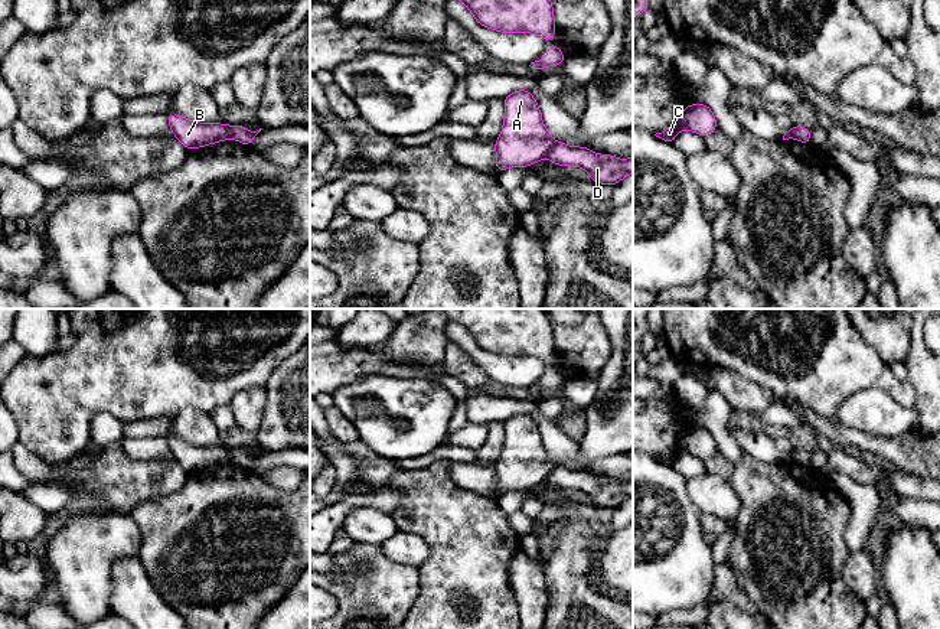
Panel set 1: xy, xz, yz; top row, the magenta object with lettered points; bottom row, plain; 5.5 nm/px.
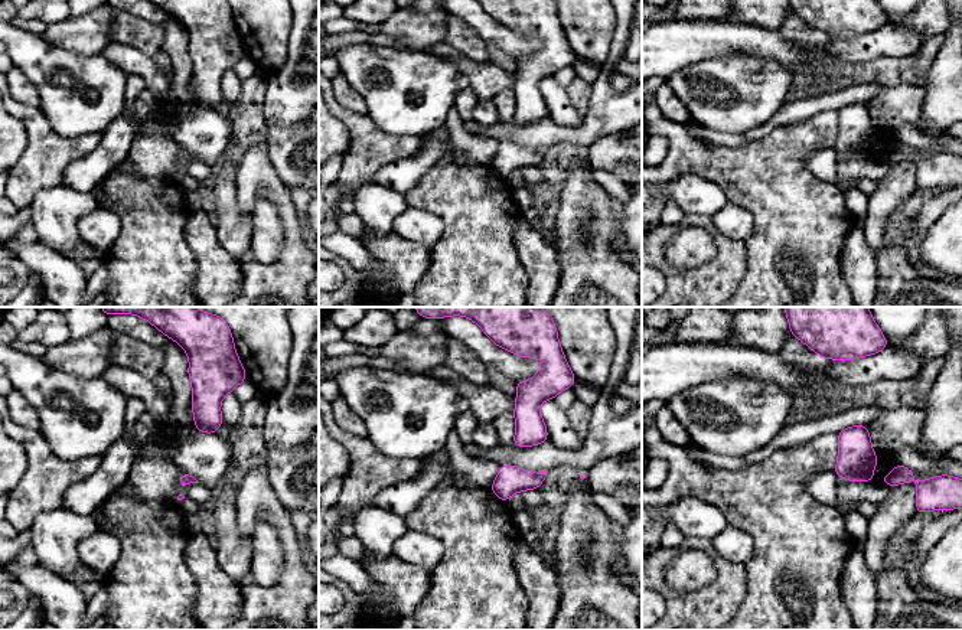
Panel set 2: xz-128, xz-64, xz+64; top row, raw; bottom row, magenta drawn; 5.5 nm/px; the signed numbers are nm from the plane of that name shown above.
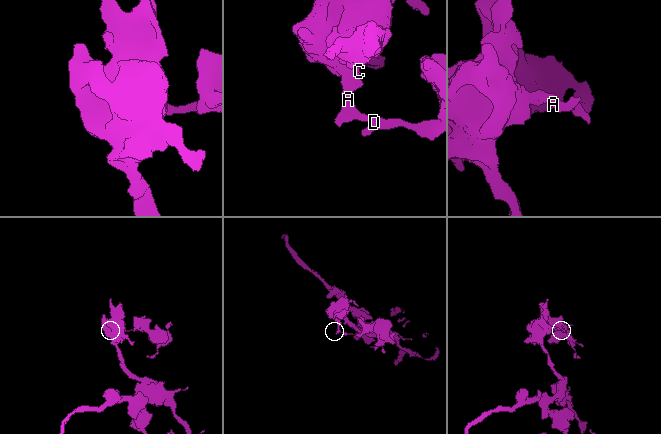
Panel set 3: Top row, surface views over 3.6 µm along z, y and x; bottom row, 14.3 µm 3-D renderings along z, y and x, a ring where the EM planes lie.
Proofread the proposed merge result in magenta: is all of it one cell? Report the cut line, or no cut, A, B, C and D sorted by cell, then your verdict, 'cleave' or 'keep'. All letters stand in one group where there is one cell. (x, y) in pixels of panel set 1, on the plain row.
cut xz (555, 466), (545, 478); groups A B C / D; cleave

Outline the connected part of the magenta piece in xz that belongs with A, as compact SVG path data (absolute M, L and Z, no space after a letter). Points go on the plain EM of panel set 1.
M518 413L503 423L506 436L495 465L496 493L526 491L541 485L555 463L544 449L541 433L528 413Z

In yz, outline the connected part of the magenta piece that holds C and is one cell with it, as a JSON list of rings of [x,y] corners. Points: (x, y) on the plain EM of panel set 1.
[[[689,427],[670,452],[656,456],[655,459],[669,467],[673,467],[675,460],[682,453],[691,453],[706,460],[715,452],[718,452],[717,441],[706,427]]]

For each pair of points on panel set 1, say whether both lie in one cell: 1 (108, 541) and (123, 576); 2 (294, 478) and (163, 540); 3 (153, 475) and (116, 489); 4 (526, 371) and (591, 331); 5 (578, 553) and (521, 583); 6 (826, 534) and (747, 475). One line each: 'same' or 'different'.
1: different
2: different
3: same
4: different
5: different
6: same

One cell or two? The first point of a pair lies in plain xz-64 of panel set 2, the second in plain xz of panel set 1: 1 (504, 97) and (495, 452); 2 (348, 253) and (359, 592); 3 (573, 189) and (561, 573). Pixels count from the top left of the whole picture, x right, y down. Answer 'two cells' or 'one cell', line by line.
1: one cell
2: two cells
3: one cell

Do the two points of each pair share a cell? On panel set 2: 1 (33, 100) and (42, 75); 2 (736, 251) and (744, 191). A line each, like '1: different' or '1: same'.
1: different
2: different

